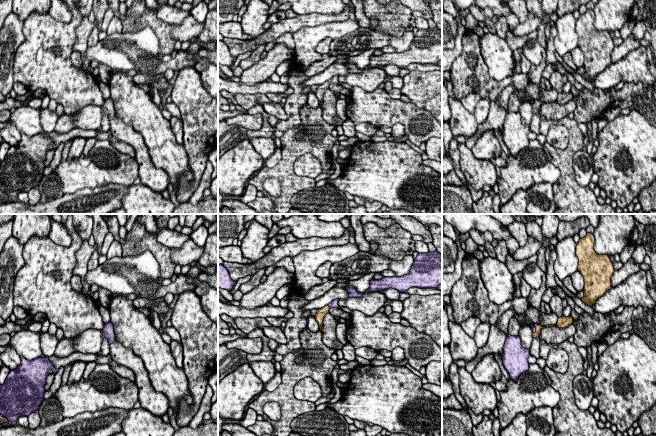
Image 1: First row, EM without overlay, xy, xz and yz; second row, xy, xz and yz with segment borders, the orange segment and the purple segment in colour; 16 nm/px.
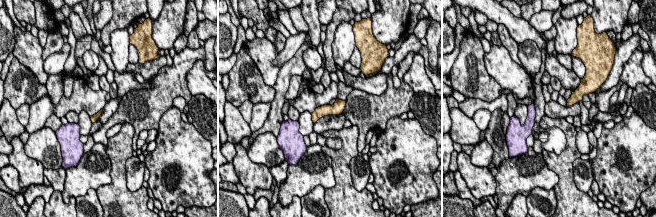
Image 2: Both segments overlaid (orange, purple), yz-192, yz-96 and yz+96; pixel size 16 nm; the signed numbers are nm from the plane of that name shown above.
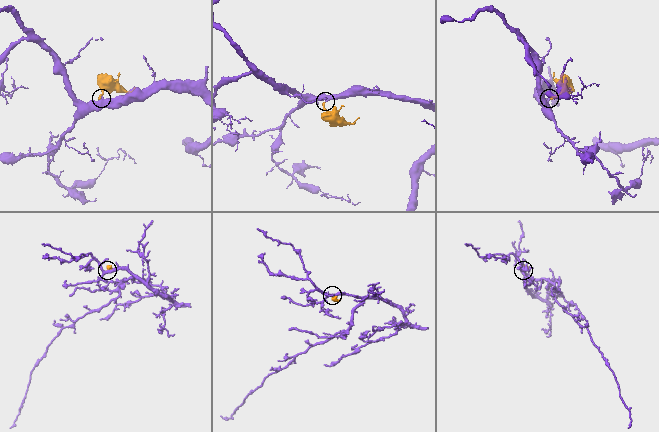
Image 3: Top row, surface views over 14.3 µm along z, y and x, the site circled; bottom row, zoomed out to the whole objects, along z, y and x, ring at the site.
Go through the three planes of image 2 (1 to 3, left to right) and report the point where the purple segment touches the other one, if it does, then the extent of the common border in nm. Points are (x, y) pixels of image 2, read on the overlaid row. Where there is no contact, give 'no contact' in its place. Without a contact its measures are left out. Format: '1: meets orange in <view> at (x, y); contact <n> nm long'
1: no contact
2: no contact
3: no contact

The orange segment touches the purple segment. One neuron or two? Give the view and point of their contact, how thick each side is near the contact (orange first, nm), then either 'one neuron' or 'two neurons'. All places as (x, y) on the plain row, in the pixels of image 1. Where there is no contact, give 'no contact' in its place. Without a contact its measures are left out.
contact xz (328, 82); calibres 140 and 130 nm; one neuron

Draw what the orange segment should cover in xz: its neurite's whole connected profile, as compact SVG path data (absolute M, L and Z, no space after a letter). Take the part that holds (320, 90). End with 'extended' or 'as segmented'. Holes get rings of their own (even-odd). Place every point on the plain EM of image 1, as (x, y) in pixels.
M335 75L329 81L325 82L317 87L315 95L319 100L320 107L322 107L322 100L323 100L324 92L327 89L329 89L329 86L331 84L340 84L338 81L338 78L339 78L339 75Z | extended

